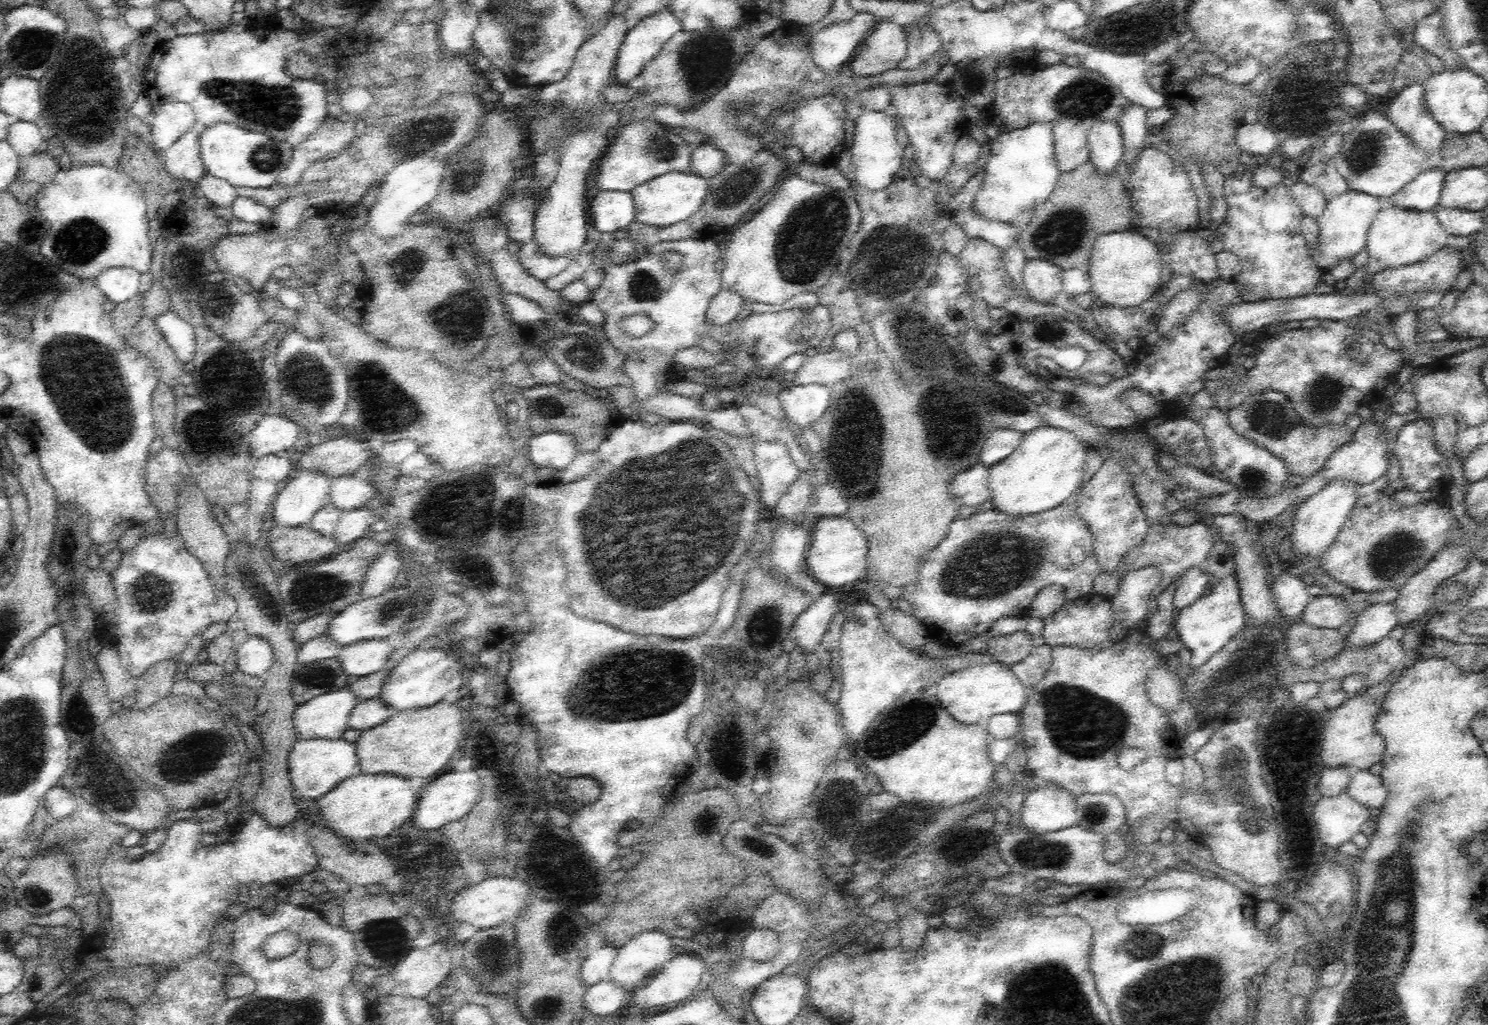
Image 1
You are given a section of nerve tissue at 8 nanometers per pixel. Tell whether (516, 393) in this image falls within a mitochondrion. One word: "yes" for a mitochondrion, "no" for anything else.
no

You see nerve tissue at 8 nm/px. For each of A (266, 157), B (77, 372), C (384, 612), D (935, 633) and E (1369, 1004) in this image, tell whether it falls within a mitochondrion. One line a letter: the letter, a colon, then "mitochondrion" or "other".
A: mitochondrion
B: mitochondrion
C: mitochondrion
D: other
E: mitochondrion

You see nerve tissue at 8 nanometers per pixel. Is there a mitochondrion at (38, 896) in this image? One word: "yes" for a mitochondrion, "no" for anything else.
yes

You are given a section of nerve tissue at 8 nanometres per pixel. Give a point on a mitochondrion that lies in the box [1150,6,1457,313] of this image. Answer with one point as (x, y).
(1366, 152)

